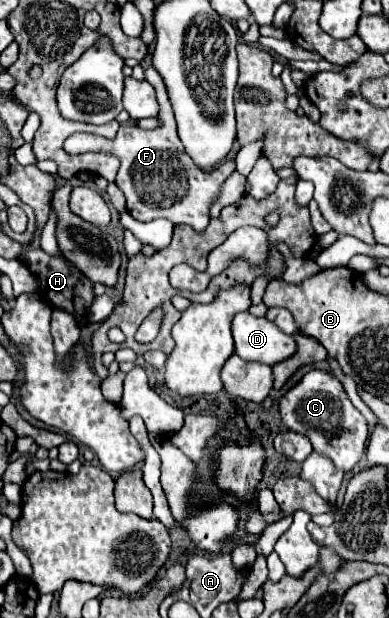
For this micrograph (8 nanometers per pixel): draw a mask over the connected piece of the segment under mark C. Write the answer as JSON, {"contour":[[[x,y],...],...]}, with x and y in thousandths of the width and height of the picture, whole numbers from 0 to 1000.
{"contour":[[[820,597],[794,600],[769,623],[758,623],[717,646],[717,662],[738,694],[789,704],[805,717],[805,727],[851,739],[871,759],[902,762],[928,743],[938,714],[949,707],[949,688],[897,649],[882,623],[846,604],[830,604]]]}

